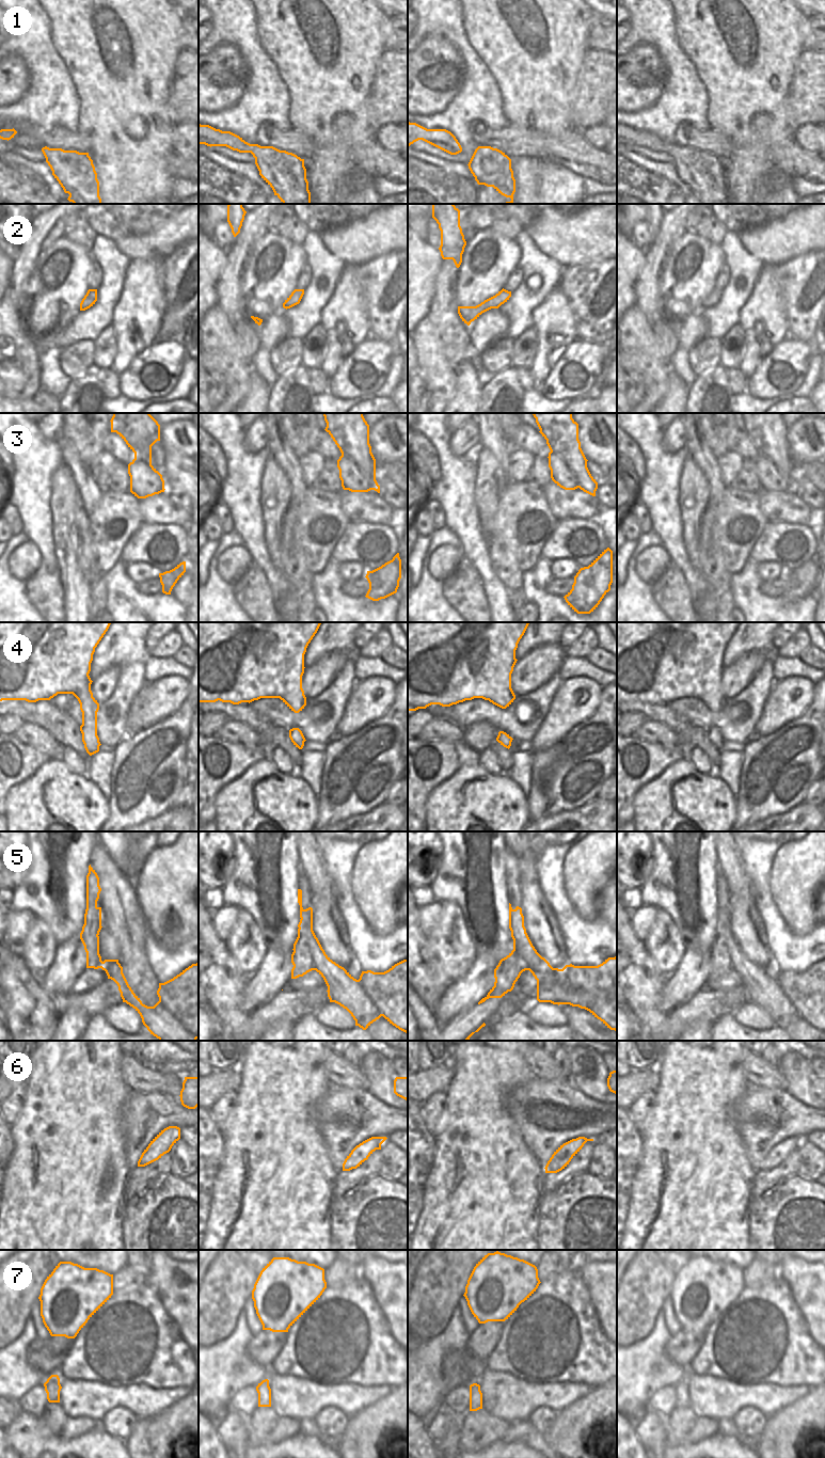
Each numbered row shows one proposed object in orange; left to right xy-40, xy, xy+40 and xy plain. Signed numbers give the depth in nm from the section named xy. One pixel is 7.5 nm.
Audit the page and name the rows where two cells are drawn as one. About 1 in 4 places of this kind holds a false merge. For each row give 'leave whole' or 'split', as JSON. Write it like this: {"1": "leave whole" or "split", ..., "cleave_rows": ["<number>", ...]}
{"1": "leave whole", "2": "leave whole", "3": "split", "4": "leave whole", "5": "split", "6": "leave whole", "7": "leave whole", "cleave_rows": ["3", "5"]}

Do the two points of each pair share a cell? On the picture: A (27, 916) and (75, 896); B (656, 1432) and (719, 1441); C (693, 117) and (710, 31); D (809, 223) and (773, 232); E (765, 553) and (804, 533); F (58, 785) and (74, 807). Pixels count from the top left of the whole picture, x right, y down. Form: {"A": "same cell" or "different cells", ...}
{"A": "different cells", "B": "same cell", "C": "different cells", "D": "same cell", "E": "same cell", "F": "same cell"}

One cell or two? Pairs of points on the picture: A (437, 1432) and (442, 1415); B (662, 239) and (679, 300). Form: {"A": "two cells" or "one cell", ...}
{"A": "one cell", "B": "two cells"}

